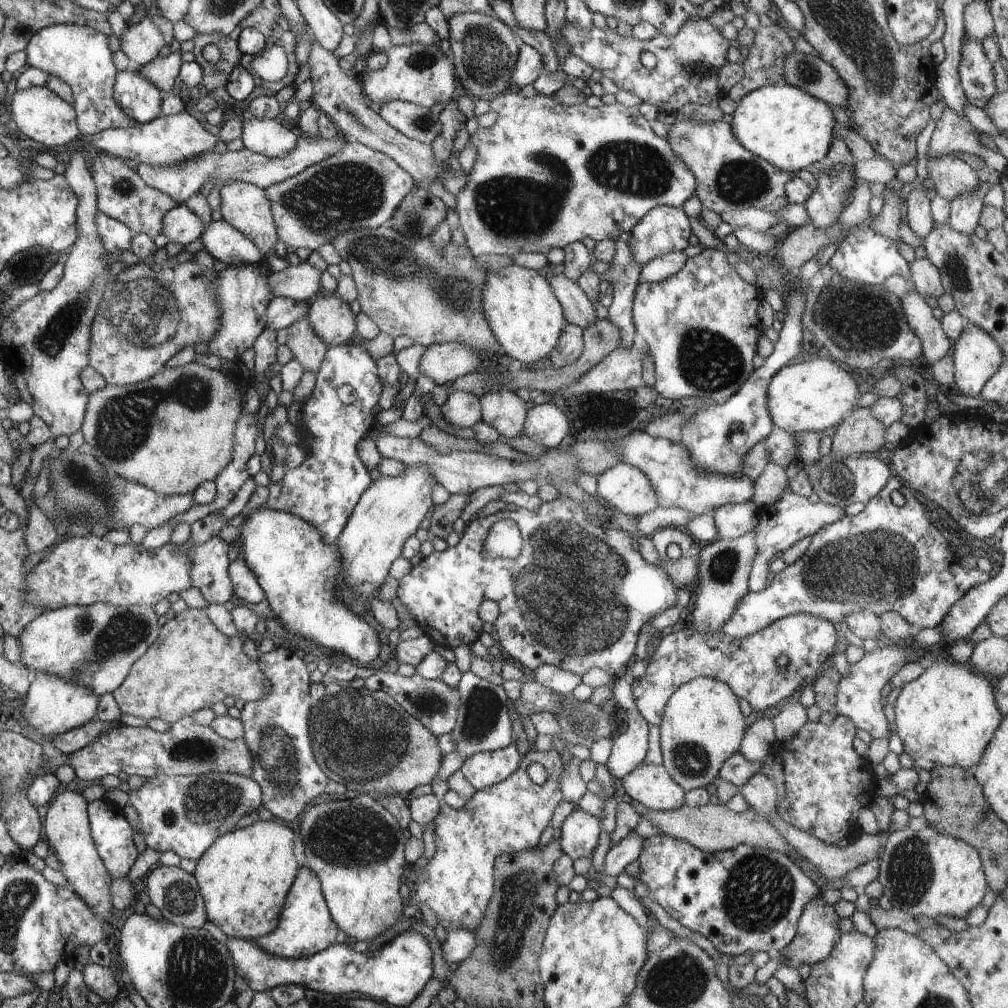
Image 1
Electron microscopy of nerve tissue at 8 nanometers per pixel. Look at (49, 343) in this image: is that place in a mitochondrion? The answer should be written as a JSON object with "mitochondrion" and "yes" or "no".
{"mitochondrion":"yes"}

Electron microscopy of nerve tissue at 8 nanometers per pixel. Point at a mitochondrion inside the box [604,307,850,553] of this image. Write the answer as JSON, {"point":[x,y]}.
{"point":[708,361]}

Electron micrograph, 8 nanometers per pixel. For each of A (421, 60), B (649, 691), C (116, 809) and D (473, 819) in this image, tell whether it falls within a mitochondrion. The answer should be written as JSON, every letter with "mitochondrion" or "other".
{"A":"mitochondrion","B":"other","C":"other","D":"other"}

